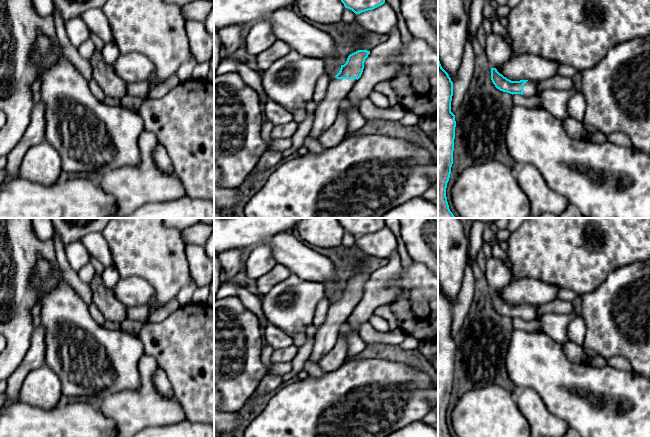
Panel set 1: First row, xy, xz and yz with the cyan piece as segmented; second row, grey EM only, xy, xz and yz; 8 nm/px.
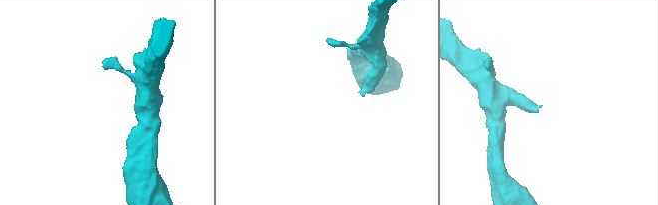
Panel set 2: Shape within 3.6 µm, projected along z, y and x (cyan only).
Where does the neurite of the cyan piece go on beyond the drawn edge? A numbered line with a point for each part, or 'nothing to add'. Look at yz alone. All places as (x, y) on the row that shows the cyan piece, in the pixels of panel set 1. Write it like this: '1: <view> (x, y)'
1: yz (530, 87)

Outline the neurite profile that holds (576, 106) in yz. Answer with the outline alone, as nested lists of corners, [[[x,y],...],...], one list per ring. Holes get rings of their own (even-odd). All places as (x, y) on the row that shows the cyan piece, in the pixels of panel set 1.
[[[577,91],[567,103],[567,111],[570,118],[580,123],[584,123],[584,112],[586,109],[586,99],[581,91]]]

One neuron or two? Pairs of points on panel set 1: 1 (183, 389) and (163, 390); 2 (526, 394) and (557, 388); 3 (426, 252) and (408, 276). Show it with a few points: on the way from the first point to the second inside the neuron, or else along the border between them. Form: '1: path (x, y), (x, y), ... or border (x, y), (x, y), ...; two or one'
1: border (161, 369), (170, 383), (174, 396); two
2: border (522, 388), (531, 388), (550, 411); two
3: border (414, 260), (423, 263), (427, 268); two

